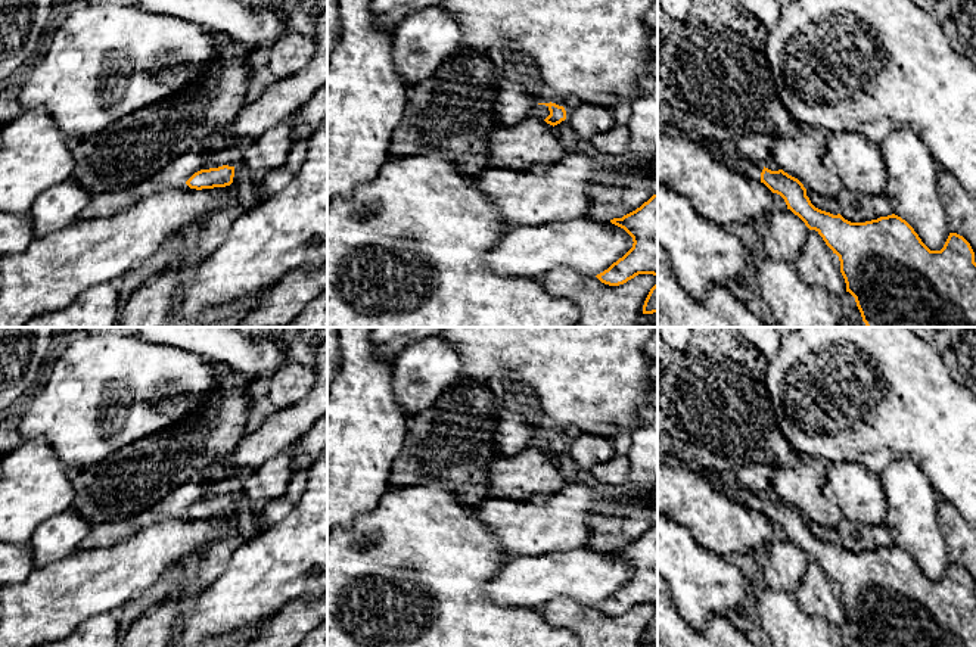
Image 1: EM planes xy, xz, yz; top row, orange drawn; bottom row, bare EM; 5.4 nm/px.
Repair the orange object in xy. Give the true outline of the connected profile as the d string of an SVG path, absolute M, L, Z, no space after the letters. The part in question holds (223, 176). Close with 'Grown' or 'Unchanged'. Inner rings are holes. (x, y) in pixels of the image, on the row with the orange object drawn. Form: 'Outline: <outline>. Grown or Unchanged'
Outline: M223 165L218 168L201 169L195 172L186 184L190 189L202 190L202 189L214 189L214 187L226 187L233 183L234 167Z. Unchanged

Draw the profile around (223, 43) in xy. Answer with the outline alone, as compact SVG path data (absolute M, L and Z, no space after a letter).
M212 32L212 38L220 50L218 56L181 91L122 116L102 131L66 137L75 162L71 177L75 183L91 195L131 189L236 119L246 103L248 81L258 68L258 55L226 34Z

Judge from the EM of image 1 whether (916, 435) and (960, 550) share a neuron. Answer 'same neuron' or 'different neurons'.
different neurons

